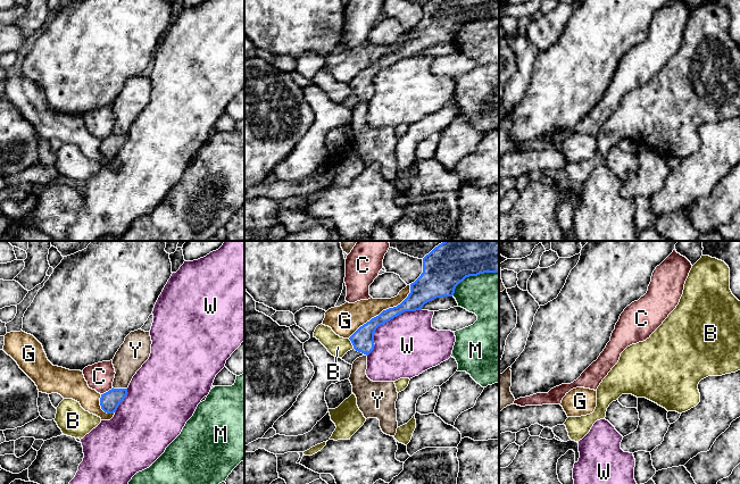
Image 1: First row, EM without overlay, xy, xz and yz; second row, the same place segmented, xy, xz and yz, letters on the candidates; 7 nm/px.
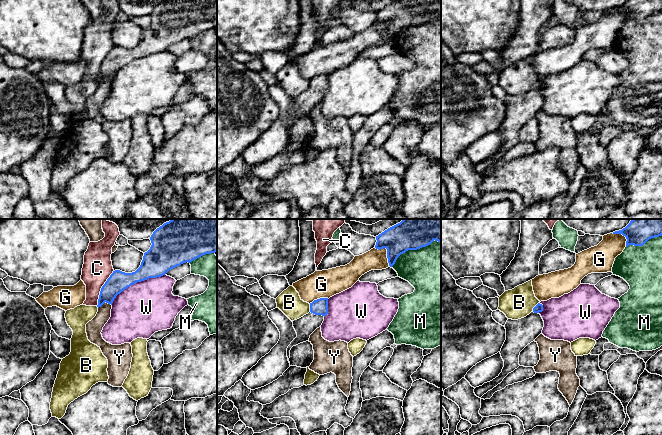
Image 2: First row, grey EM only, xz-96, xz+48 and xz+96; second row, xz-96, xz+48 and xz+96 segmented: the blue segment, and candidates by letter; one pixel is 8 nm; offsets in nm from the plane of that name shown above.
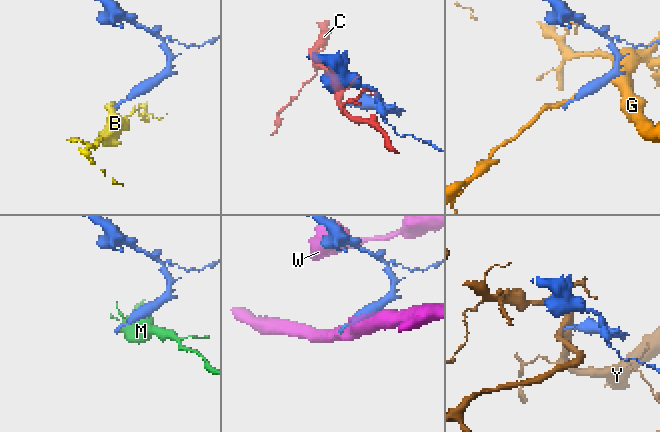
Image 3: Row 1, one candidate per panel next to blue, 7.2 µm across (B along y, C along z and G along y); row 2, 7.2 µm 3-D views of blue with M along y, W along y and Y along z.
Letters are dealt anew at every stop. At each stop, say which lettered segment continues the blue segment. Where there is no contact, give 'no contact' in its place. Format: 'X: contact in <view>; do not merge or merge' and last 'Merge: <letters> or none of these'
B: contact in xz; do not merge
C: contact in xy; do not merge
G: contact in xz; do not merge
M: contact in xz; do not merge
W: contact in xz; do not merge
Y: contact in xy; do not merge
Merge: none of these

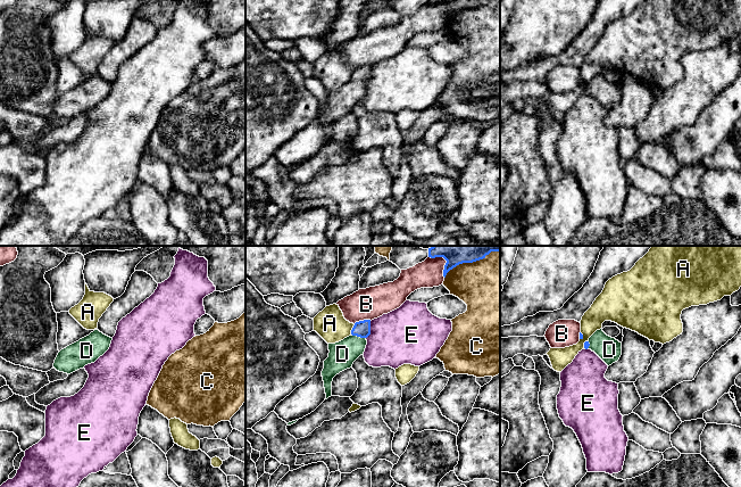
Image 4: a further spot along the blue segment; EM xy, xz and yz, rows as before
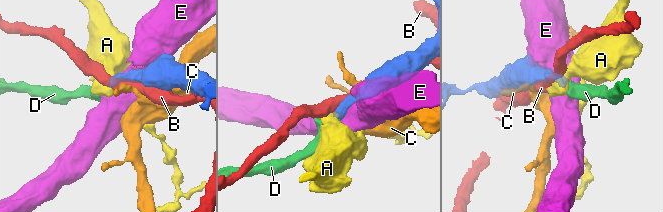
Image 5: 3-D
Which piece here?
A: contact in xz; do not merge
B: contact in xz; do not merge
C: contact in xz; do not merge
D: contact in xz; merge
E: contact in xz; do not merge
Merge: D

